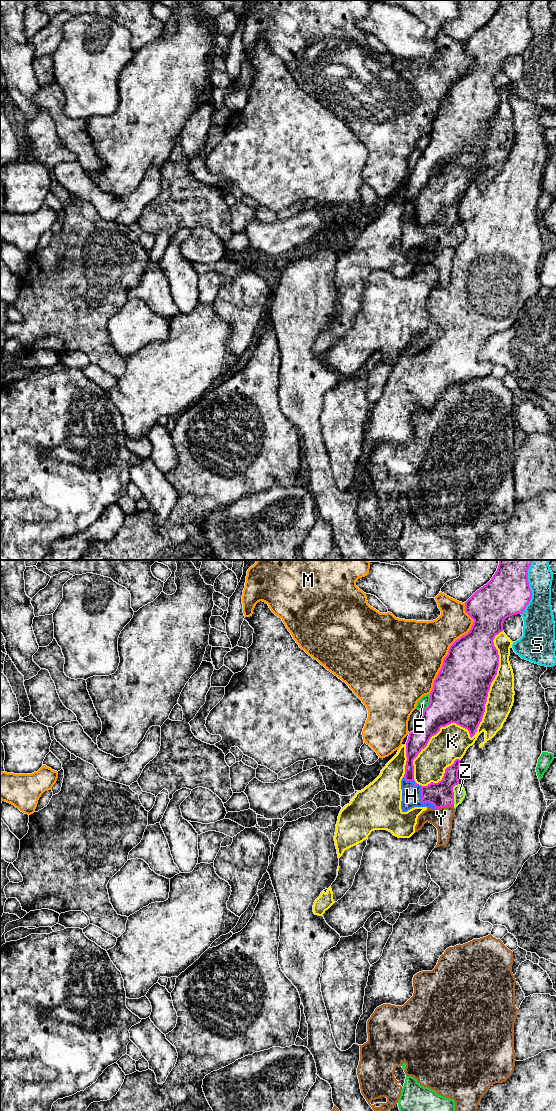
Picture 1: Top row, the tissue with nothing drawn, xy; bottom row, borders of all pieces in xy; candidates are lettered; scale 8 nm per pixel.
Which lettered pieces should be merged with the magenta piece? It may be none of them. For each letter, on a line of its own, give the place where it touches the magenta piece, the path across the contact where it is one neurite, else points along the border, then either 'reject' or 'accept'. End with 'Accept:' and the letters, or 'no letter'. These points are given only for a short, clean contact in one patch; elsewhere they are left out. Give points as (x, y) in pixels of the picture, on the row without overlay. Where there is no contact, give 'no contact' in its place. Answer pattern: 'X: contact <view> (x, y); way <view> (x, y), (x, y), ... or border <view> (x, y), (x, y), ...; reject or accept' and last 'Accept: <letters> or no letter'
E: contact xy (429, 143); reject
H: contact xy (421, 241); accept
K: contact xy (478, 165); reject
M: contact xy (450, 87); reject
S: contact xy (529, 27); reject
Y: contact xy (444, 246); reject
Z: contact xy (453, 234); way xy (440, 234), (453, 234), (459, 232); accept
Accept: H, Z

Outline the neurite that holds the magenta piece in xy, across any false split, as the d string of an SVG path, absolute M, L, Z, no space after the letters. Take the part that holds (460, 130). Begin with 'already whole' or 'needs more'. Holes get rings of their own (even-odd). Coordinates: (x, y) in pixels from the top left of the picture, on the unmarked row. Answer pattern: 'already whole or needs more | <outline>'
needs more | M499 0L497 11L491 20L477 30L466 42L465 52L474 60L469 72L457 79L449 88L443 100L433 129L430 133L430 143L423 151L414 170L409 173L406 182L405 214L401 220L402 252L407 252L414 247L456 247L465 238L465 229L459 224L458 210L459 199L445 209L444 216L438 223L431 222L421 226L414 220L413 200L424 189L430 178L436 175L441 167L451 163L467 169L472 178L482 161L485 144L491 123L497 115L499 107L498 90L494 86L494 78L503 71L506 58L522 54L532 38L532 31L528 22L528 9L533 0Z

